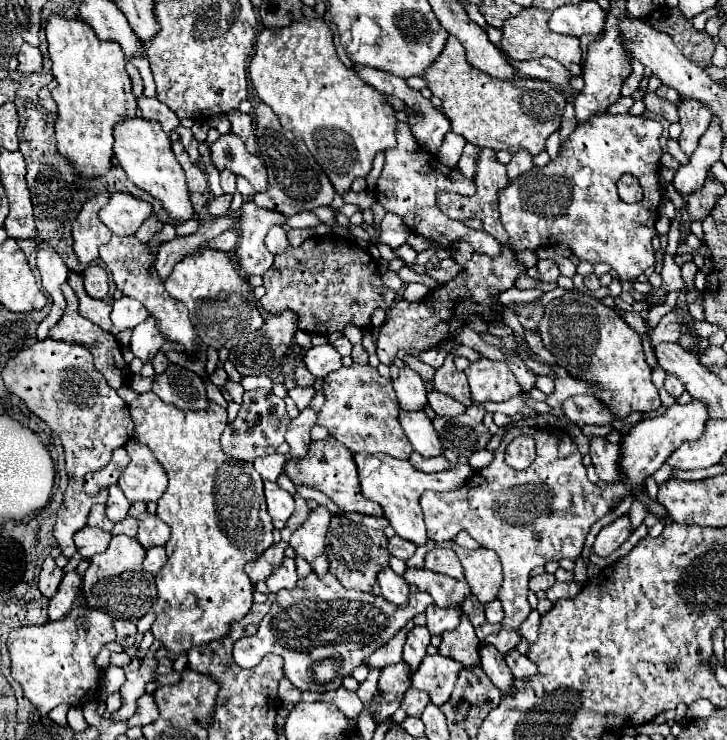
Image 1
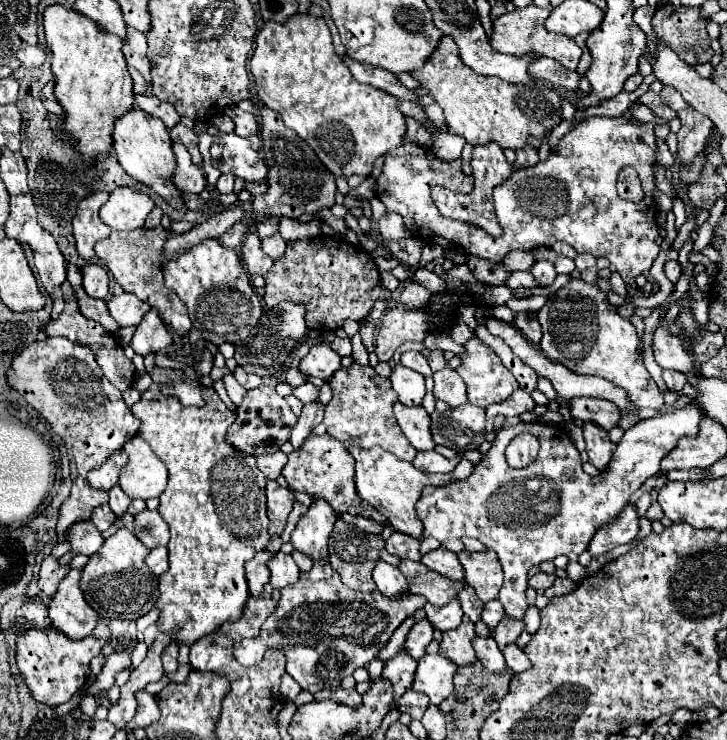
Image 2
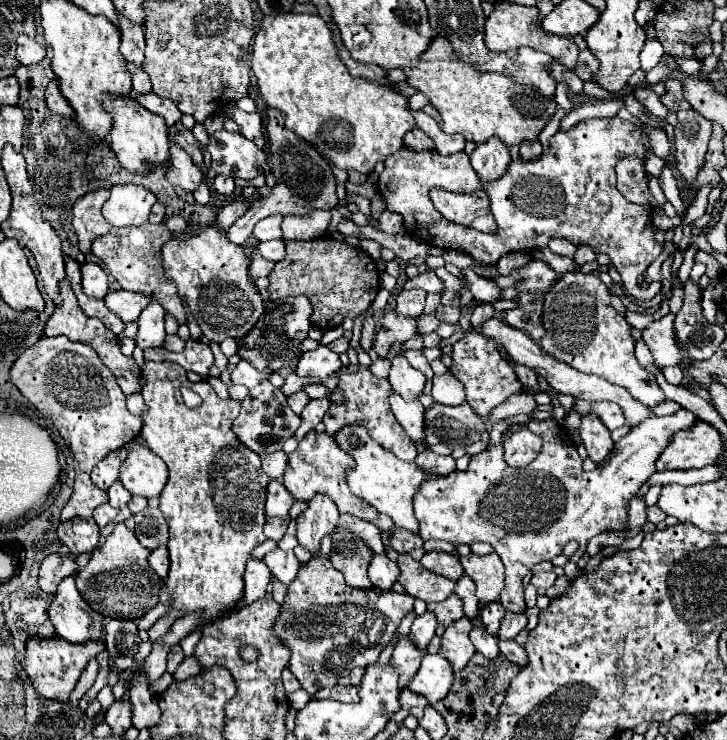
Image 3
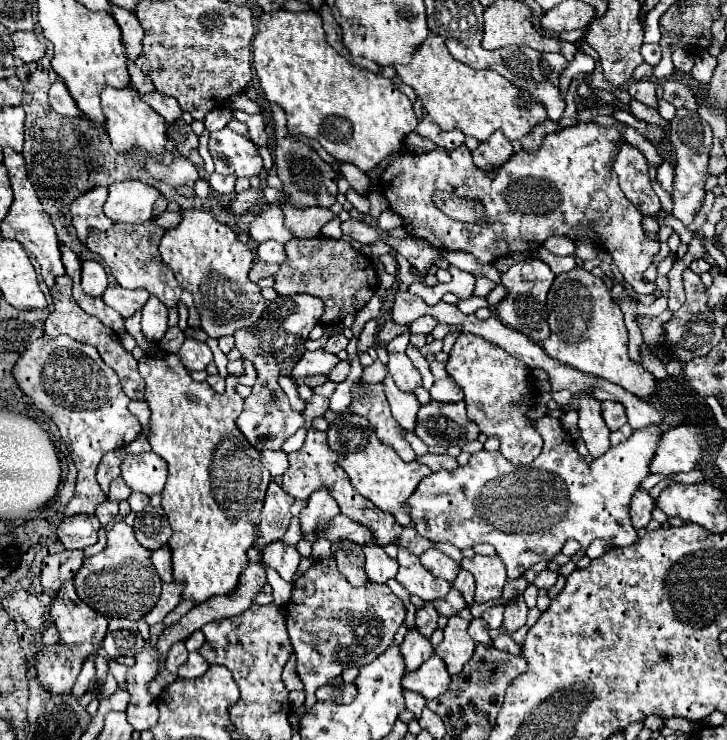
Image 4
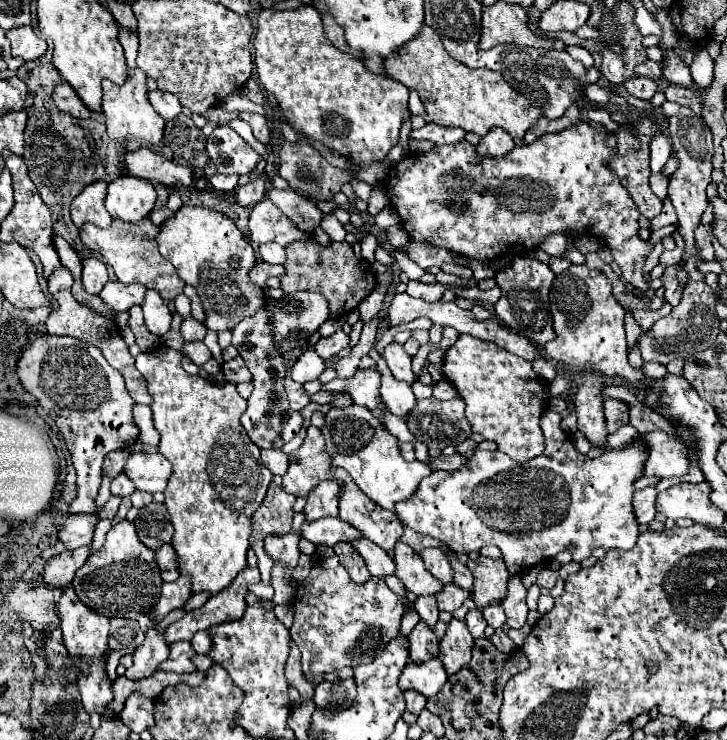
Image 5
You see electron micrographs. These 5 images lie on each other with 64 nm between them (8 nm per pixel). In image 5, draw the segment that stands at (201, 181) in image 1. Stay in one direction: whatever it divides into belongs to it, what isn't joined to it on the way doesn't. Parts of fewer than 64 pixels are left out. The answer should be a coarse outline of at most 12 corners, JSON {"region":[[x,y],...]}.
{"region":[[150,148],[128,152],[124,166],[150,182],[186,188],[188,166],[174,164]]}

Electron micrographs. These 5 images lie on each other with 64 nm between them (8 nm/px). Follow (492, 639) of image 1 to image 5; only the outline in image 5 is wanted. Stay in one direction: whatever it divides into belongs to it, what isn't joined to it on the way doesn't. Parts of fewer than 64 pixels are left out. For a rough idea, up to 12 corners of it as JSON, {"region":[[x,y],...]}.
{"region":[[520,576],[508,584],[502,602],[506,624],[522,628],[526,622],[526,588]]}

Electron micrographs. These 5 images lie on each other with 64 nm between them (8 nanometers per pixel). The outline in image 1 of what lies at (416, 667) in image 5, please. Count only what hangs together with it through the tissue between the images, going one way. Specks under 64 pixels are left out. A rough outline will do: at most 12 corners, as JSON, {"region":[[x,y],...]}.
{"region":[[442,654],[426,656],[412,686],[432,704],[450,698],[464,664]]}

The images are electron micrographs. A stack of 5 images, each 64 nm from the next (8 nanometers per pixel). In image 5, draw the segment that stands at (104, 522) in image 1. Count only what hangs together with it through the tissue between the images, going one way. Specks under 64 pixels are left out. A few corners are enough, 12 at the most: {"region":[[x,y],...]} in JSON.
{"region":[[112,498],[98,510],[98,518],[112,518],[118,512],[120,498]]}

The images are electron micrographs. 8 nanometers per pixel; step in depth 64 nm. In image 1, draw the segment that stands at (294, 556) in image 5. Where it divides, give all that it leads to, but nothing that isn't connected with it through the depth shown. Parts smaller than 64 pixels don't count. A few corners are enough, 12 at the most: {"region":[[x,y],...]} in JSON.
{"region":[[284,558],[266,580],[270,592],[296,586],[296,564]]}

